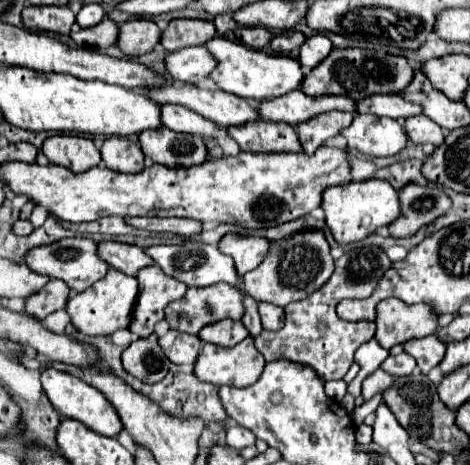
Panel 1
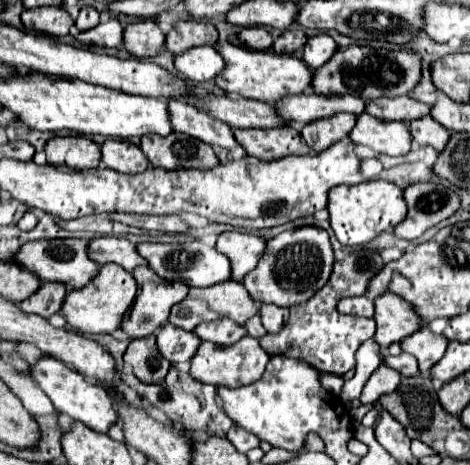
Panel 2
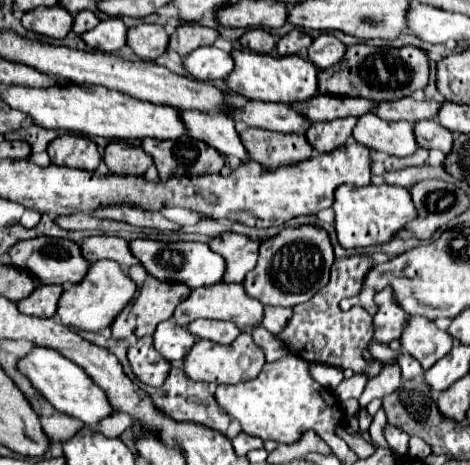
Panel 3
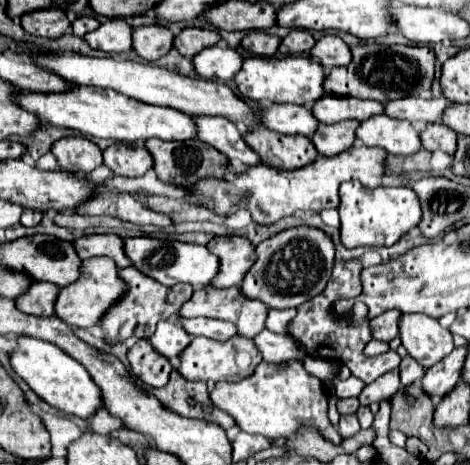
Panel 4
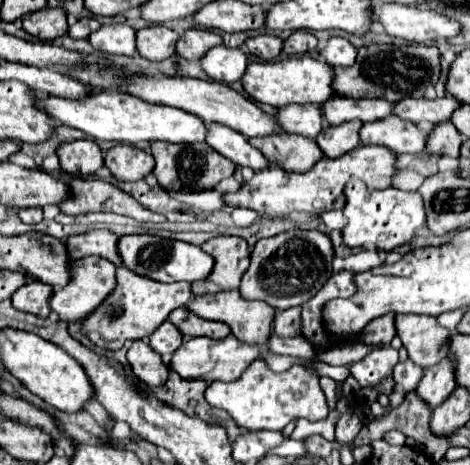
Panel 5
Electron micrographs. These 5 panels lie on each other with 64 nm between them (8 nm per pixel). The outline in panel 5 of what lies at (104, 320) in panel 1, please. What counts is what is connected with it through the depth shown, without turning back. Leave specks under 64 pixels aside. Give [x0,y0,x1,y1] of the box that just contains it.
[48,256,116,322]

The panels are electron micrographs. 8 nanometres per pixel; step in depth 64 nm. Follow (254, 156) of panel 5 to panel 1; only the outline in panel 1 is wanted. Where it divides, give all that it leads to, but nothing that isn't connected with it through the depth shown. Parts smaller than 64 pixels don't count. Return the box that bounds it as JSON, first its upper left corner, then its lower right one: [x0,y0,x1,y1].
[162,104,228,140]

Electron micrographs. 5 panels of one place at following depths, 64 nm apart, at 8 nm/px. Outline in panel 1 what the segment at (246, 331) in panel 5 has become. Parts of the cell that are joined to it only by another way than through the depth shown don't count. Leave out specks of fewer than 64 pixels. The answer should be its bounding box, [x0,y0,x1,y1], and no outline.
[166,282,246,334]

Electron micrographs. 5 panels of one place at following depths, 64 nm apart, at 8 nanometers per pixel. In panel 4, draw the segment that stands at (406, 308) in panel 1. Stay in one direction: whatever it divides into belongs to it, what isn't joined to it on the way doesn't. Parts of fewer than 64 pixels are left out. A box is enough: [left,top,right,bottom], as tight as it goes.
[370,310,400,342]

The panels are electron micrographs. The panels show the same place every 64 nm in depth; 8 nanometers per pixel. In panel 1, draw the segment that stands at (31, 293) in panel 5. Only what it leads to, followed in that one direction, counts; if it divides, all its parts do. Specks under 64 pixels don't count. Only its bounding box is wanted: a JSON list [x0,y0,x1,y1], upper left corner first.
[26,280,70,318]

